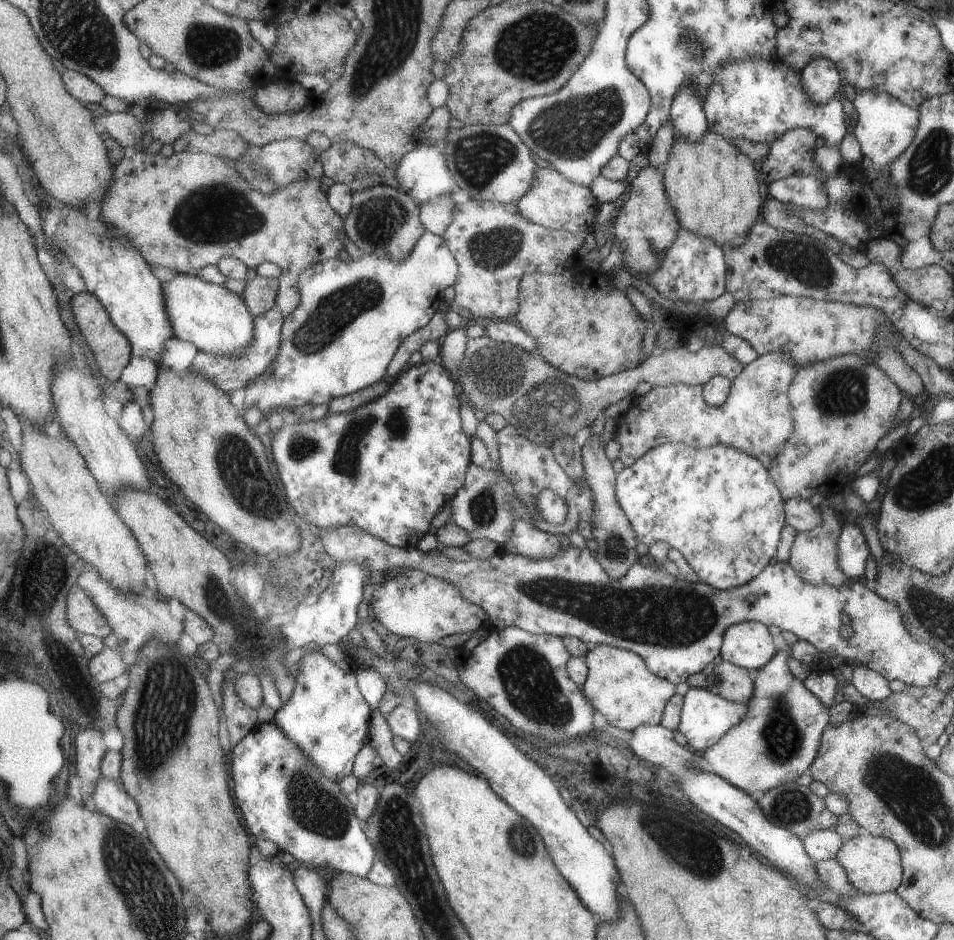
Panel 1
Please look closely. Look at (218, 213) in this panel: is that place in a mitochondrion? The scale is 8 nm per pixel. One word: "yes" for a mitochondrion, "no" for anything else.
yes

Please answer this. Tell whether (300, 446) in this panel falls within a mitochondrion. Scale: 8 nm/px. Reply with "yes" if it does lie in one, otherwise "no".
yes

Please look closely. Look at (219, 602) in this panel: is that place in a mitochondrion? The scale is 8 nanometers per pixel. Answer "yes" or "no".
yes

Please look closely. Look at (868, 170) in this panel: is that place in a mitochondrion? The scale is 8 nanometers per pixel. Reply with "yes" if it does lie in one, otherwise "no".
no

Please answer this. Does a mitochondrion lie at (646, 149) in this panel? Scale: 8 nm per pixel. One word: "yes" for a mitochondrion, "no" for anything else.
no

